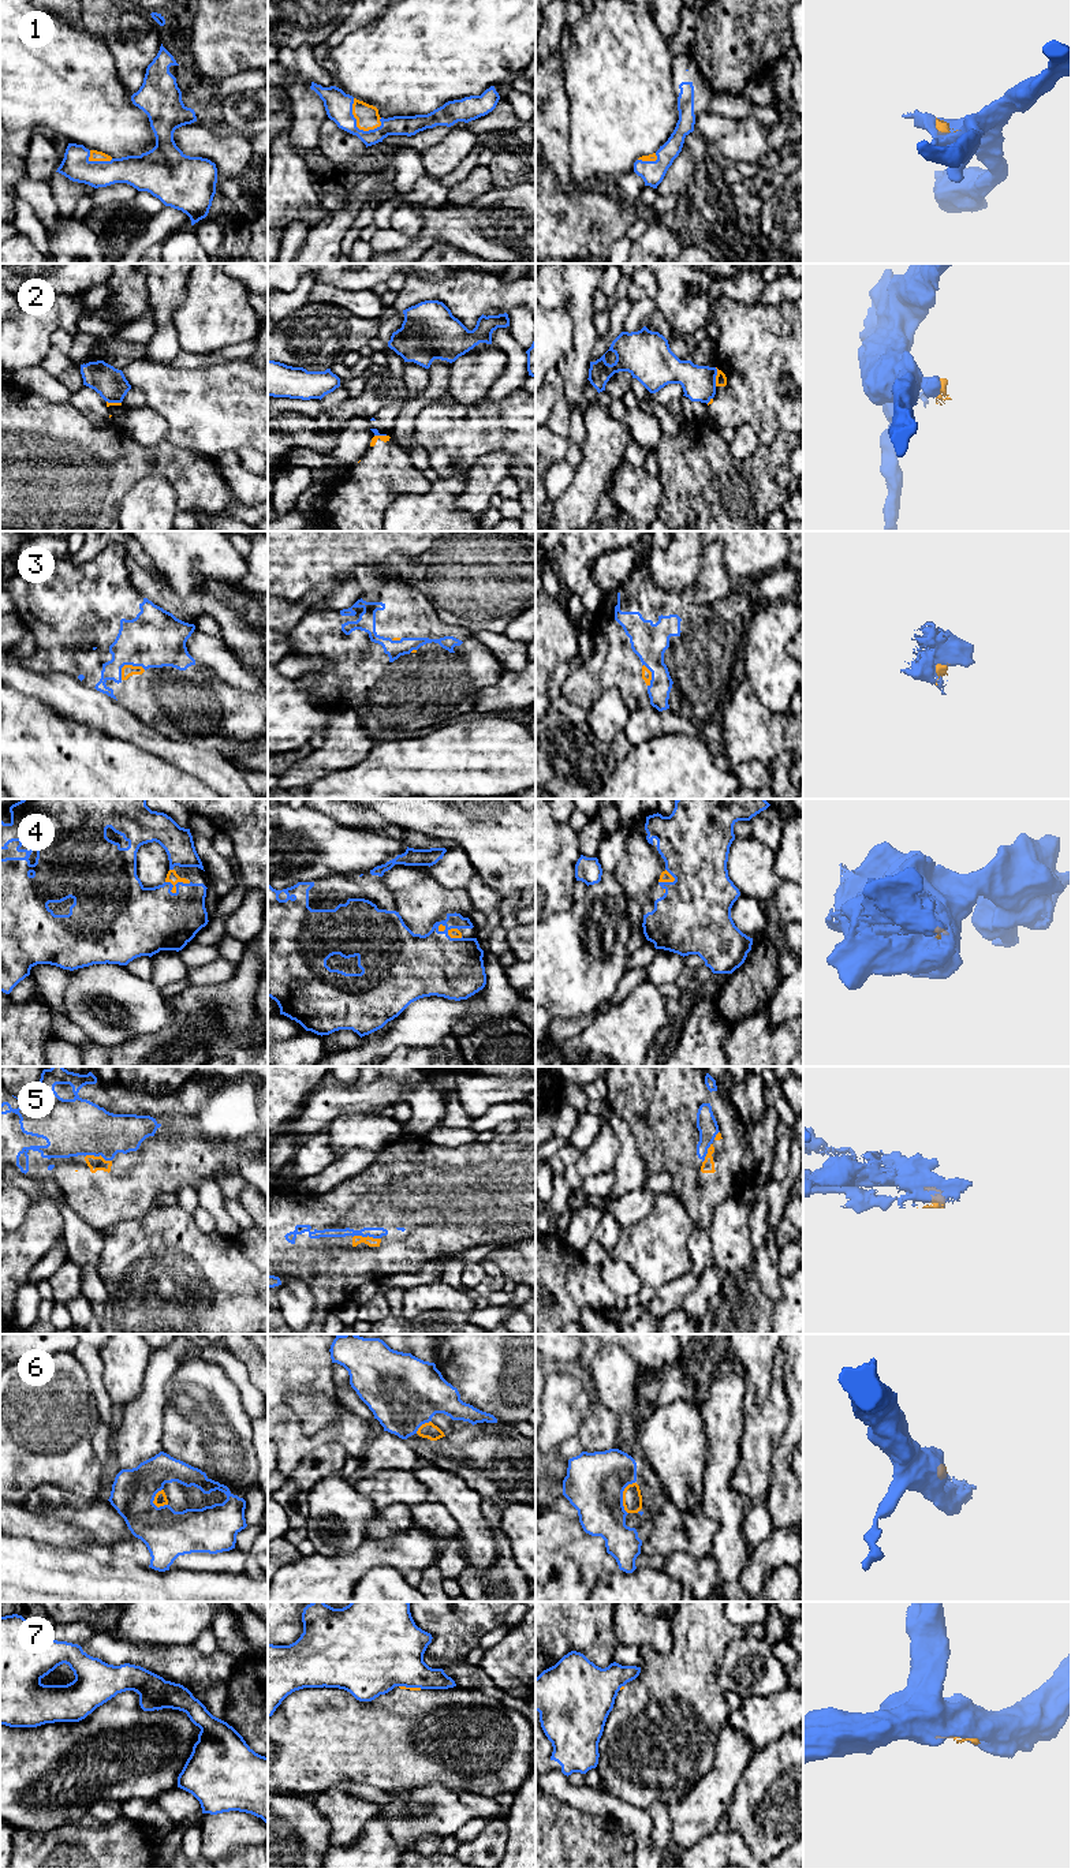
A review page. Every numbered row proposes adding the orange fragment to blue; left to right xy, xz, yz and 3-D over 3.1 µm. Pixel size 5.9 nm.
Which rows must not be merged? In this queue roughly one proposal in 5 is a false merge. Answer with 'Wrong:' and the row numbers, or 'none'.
Wrong: 2, 7

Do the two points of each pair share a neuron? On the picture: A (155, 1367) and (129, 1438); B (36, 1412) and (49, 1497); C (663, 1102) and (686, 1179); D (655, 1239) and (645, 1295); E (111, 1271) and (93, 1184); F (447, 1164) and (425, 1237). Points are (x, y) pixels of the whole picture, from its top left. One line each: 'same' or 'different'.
A: same
B: different
C: same
D: same
E: different
F: same

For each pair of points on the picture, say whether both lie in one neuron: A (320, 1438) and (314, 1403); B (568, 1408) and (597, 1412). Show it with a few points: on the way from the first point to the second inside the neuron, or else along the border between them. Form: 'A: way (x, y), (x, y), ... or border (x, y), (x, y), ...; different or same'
A: border (340, 1407), (314, 1433), (303, 1430), (294, 1409); different
B: border (590, 1404), (575, 1435); different

